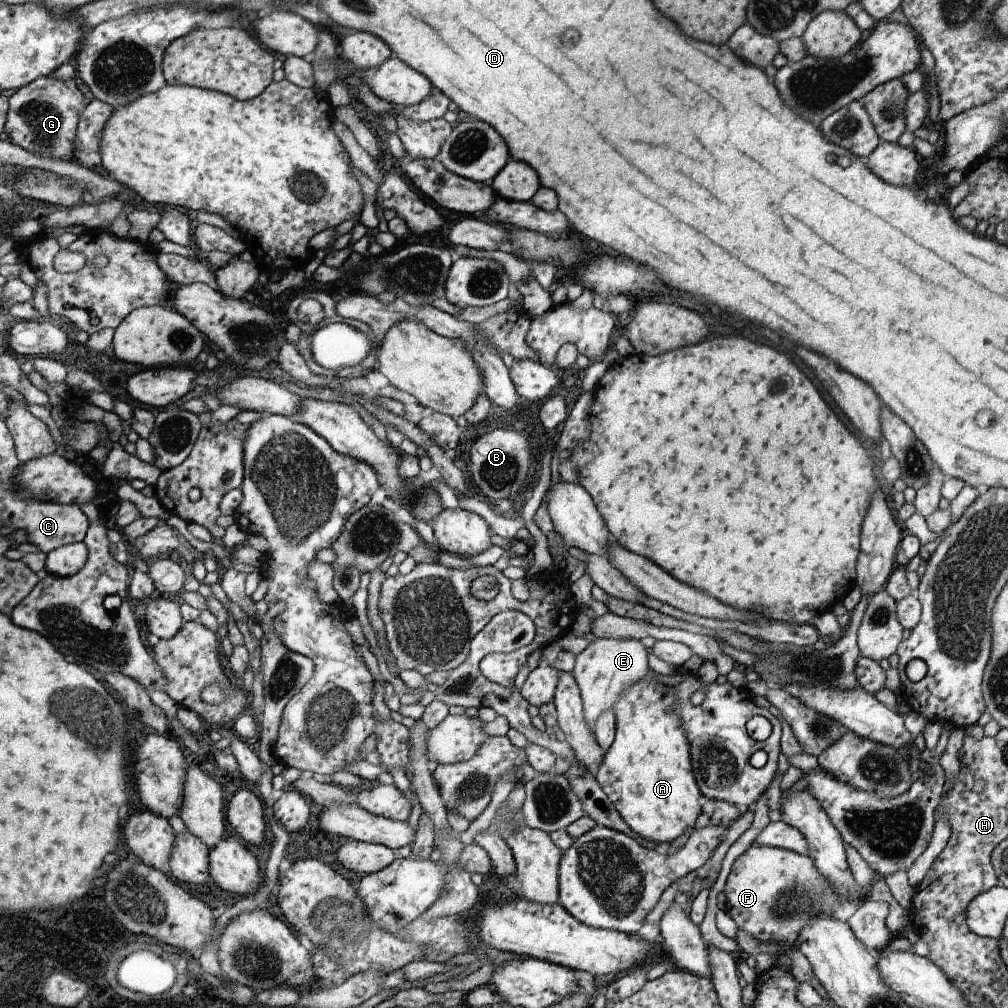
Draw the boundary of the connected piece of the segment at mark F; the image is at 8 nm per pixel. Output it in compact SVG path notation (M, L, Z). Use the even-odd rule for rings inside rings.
M768 845L751 846L735 858L725 884L725 895L725 911L733 918L738 928L750 932L750 939L776 944L794 942L805 926L818 922L820 916L822 919L835 916L834 906L844 904L834 885L816 868L808 855Z

